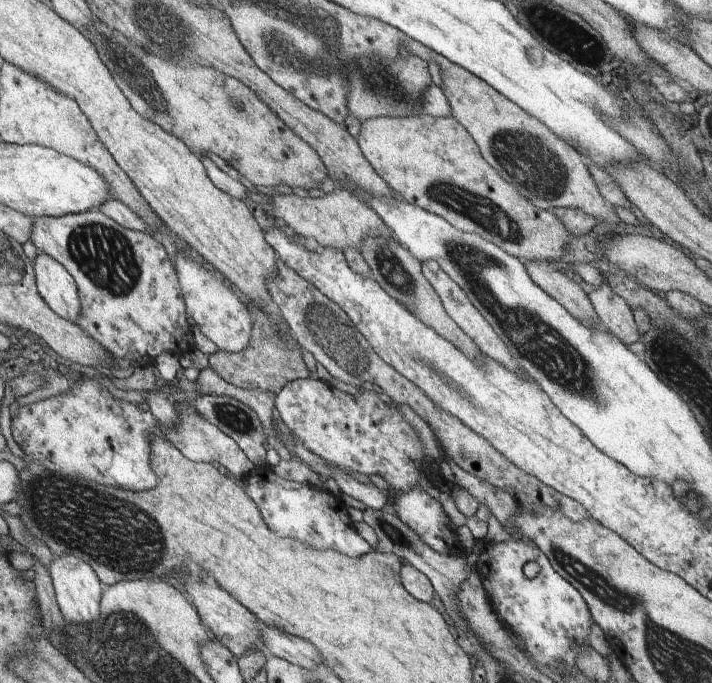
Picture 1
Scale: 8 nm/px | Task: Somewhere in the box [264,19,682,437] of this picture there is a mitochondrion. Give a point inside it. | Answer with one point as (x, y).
(559, 361)

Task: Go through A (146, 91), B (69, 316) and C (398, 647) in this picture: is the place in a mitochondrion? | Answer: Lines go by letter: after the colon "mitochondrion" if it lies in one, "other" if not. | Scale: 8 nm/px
A: mitochondrion
B: other
C: other

